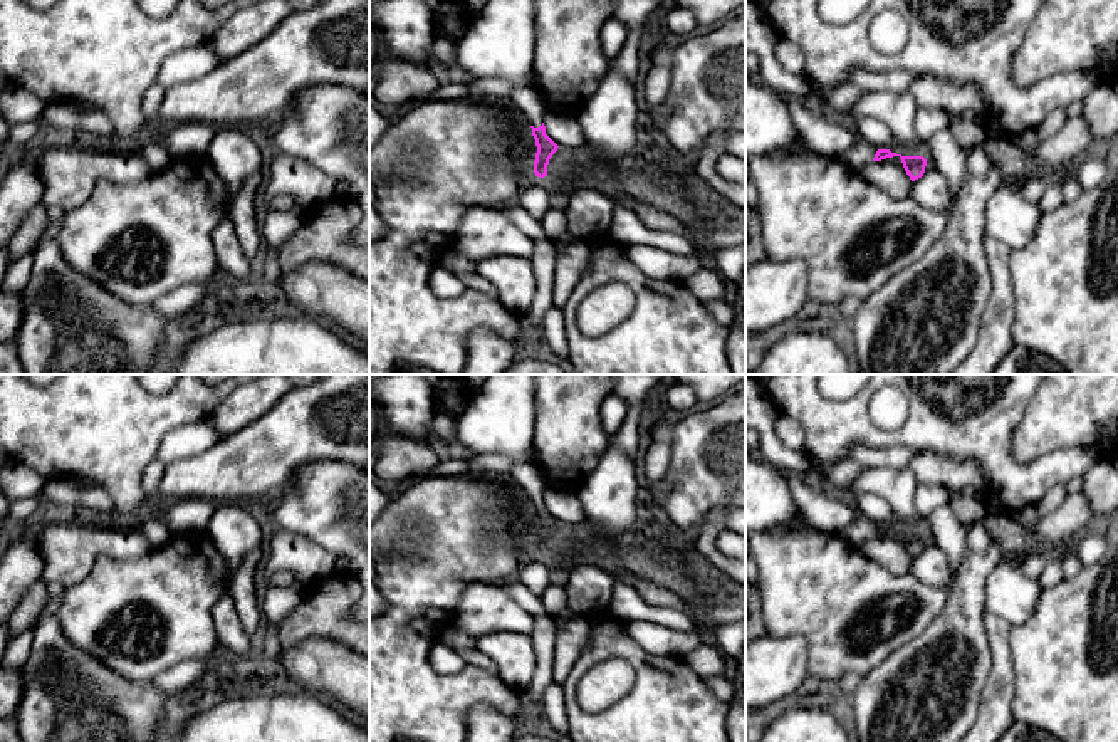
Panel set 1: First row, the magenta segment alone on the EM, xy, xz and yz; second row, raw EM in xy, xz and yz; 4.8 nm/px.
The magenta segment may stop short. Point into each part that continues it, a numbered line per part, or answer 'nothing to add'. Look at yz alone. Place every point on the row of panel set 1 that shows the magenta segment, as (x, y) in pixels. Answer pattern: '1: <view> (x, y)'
1: yz (860, 153)

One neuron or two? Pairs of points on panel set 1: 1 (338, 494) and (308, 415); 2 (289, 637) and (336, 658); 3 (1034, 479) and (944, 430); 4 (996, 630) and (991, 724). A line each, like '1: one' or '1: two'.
1: two
2: two
3: one
4: one

